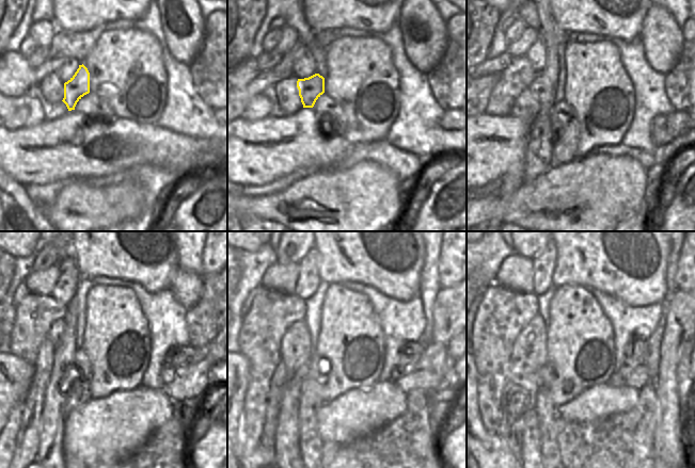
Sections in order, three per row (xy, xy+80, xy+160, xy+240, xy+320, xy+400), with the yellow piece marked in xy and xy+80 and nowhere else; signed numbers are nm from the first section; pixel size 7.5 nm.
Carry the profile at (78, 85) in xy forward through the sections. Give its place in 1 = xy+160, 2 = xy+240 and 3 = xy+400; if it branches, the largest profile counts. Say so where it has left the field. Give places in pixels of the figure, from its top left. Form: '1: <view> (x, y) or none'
1: xy+160 (542, 87)
2: xy+240 (57, 333)
3: xy+400 (528, 356)

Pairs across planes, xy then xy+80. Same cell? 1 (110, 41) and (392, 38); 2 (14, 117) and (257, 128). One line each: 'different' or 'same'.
1: different
2: different

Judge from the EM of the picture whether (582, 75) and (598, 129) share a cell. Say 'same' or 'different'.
same

